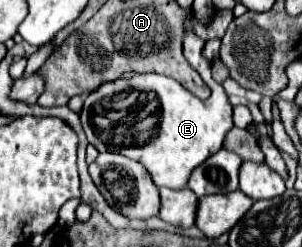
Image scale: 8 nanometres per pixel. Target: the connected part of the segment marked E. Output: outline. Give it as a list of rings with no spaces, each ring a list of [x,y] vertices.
[[[185,21],[183,54],[211,89],[211,97],[201,101],[181,83],[165,75],[145,73],[131,79],[115,79],[91,91],[81,109],[81,127],[87,141],[99,153],[119,153],[143,163],[157,187],[185,189],[193,167],[223,147],[227,131],[233,127],[233,107],[221,87],[211,77],[211,63],[203,57],[205,41],[193,33],[193,23]]]

